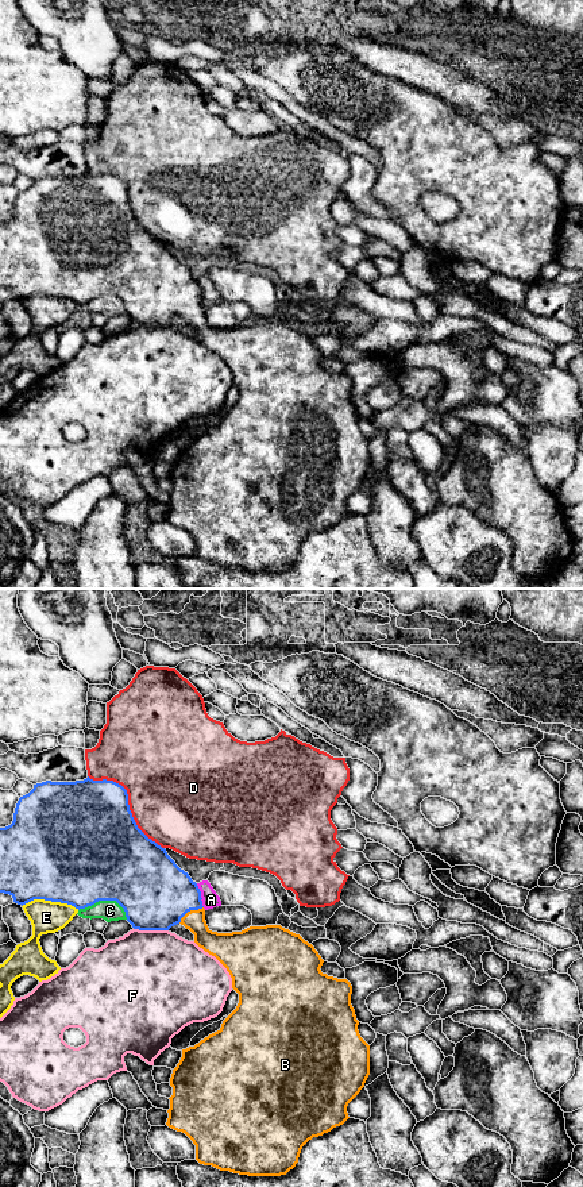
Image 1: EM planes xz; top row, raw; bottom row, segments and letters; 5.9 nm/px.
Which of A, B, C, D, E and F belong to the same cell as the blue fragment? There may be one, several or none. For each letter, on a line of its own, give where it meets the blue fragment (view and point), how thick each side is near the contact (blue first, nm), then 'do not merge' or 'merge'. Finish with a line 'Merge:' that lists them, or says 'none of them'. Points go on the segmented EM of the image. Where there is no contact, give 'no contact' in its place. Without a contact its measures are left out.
A: xz (200, 895) | 400/100 nm | do not merge
B: xz (189, 910) | 420/140 nm | merge
C: xz (105, 900) | 500/130 nm | do not merge
D: xz (127, 802) | 500/480 nm | do not merge
E: xz (50, 900) | 500/190 nm | do not merge
F: xz (151, 929) | 420/500 nm | do not merge
Merge: B

